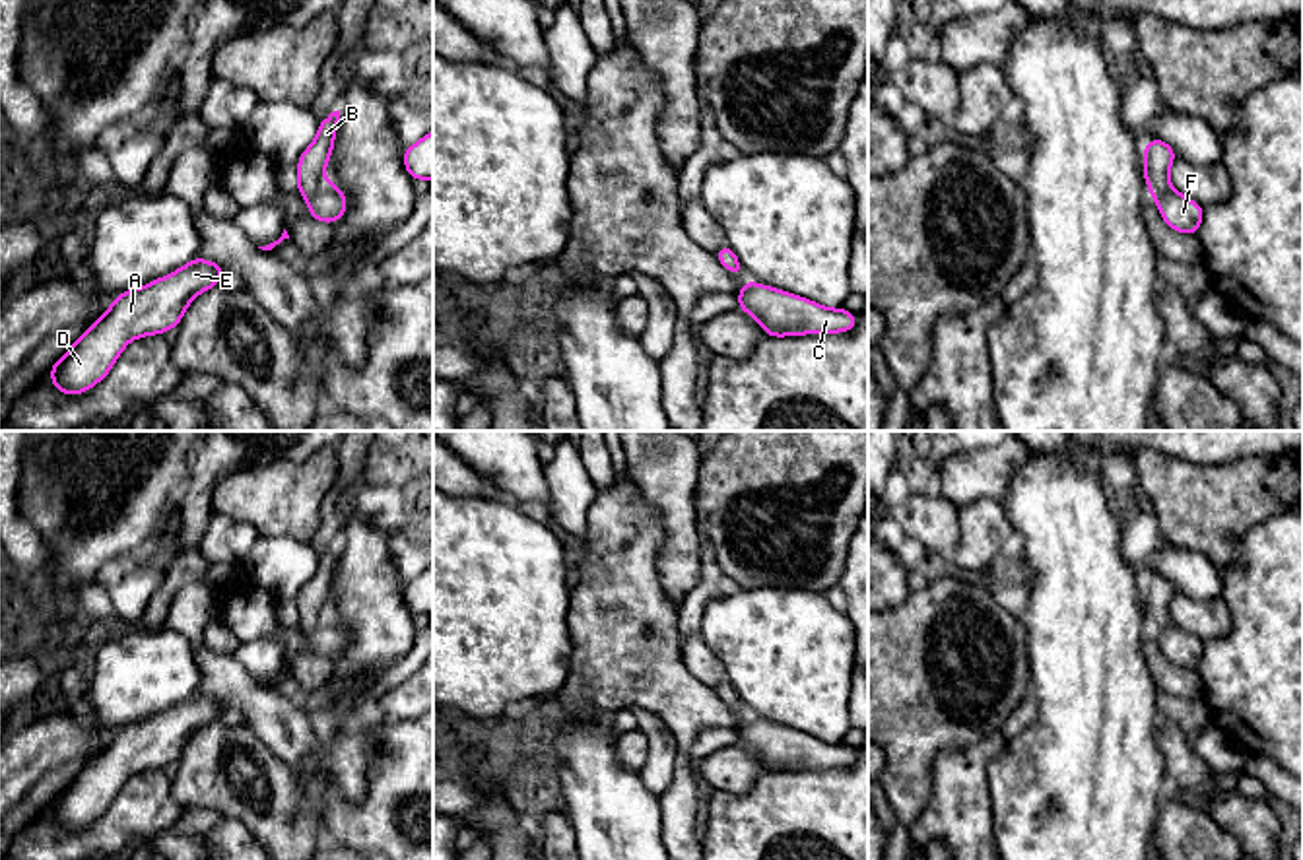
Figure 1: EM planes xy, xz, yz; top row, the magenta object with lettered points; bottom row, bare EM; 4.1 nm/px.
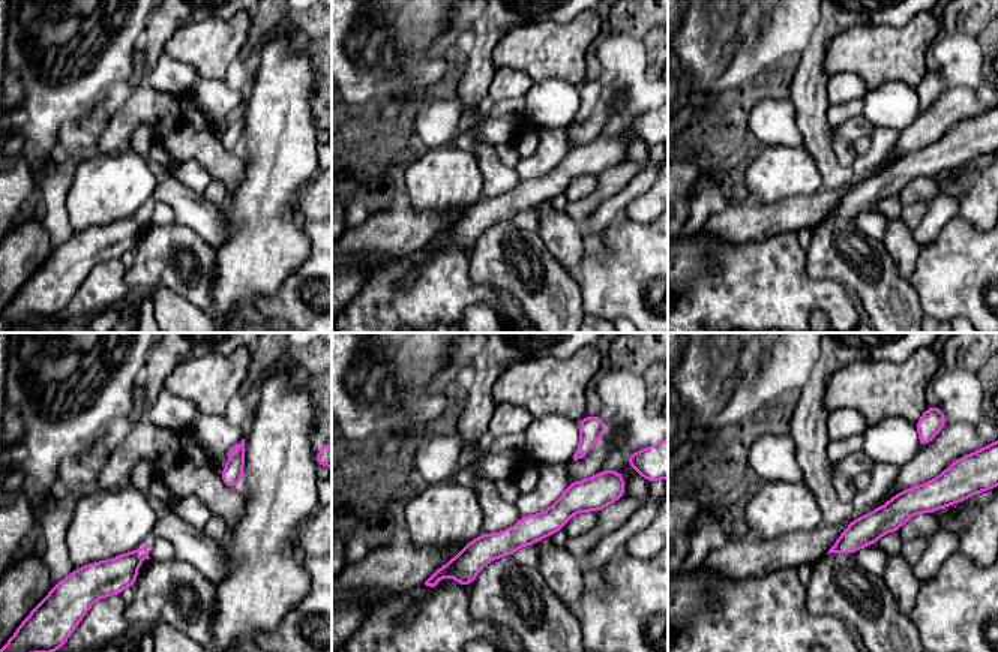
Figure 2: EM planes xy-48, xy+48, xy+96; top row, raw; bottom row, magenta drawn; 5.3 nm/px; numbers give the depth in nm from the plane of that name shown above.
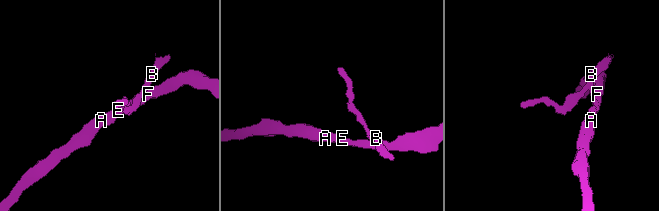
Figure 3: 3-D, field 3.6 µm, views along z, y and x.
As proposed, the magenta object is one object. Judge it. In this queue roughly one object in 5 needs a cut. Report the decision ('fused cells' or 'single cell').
fused cells

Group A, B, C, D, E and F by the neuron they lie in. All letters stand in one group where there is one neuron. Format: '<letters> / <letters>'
A C D E F / B

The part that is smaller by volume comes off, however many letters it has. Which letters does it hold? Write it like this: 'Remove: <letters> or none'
Remove: B

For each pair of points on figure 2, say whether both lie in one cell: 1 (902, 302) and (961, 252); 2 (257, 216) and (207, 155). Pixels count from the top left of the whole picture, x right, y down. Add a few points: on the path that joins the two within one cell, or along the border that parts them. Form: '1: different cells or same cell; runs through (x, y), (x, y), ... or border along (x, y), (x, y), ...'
1: different cells; border along (907, 279), (926, 315)
2: different cells; border along (240, 153), (243, 176), (228, 191)

